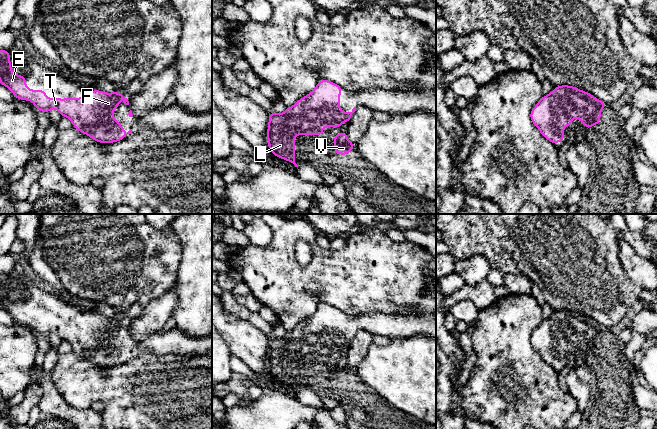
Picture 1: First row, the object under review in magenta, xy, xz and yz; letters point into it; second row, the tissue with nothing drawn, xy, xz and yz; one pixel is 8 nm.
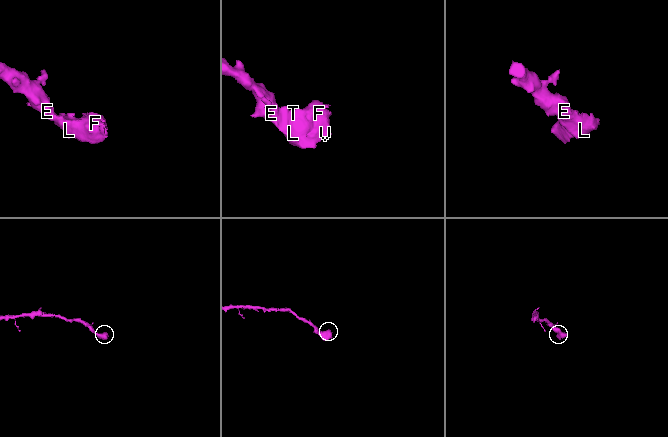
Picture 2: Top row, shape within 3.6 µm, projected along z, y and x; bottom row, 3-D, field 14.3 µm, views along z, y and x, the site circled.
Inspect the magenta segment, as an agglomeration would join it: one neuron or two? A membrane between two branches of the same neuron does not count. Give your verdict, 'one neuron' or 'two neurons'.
one neuron

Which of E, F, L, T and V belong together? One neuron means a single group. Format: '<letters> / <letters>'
E F L T V

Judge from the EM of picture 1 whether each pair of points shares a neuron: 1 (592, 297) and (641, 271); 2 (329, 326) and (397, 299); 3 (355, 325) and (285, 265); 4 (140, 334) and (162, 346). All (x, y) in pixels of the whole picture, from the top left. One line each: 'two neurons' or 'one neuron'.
1: two neurons
2: two neurons
3: two neurons
4: two neurons

